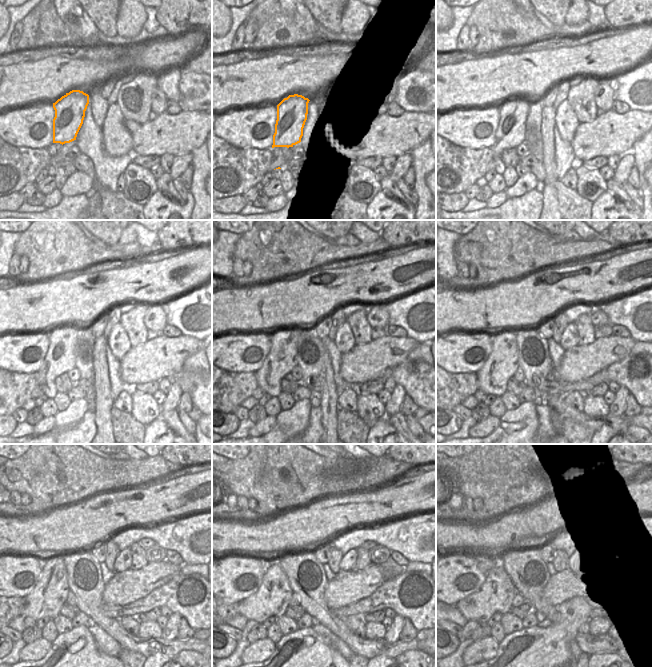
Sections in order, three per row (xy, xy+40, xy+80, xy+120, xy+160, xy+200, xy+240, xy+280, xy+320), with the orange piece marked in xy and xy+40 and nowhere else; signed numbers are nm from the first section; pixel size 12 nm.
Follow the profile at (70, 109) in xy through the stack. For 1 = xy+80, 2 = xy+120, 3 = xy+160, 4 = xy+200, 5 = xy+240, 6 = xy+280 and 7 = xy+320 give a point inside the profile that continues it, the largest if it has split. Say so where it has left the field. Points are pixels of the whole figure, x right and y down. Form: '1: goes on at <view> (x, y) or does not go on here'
1: goes on at xy+80 (510, 133)
2: goes on at xy+120 (60, 358)
3: goes on at xy+160 (281, 359)
4: goes on at xy+200 (503, 361)
5: goes on at xy+240 (50, 593)
6: goes on at xy+280 (272, 598)
7: goes on at xy+320 (496, 594)

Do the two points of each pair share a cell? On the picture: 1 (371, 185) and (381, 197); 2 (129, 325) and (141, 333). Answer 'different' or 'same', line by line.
1: different
2: same

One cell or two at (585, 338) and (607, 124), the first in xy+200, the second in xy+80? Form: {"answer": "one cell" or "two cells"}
{"answer": "two cells"}

